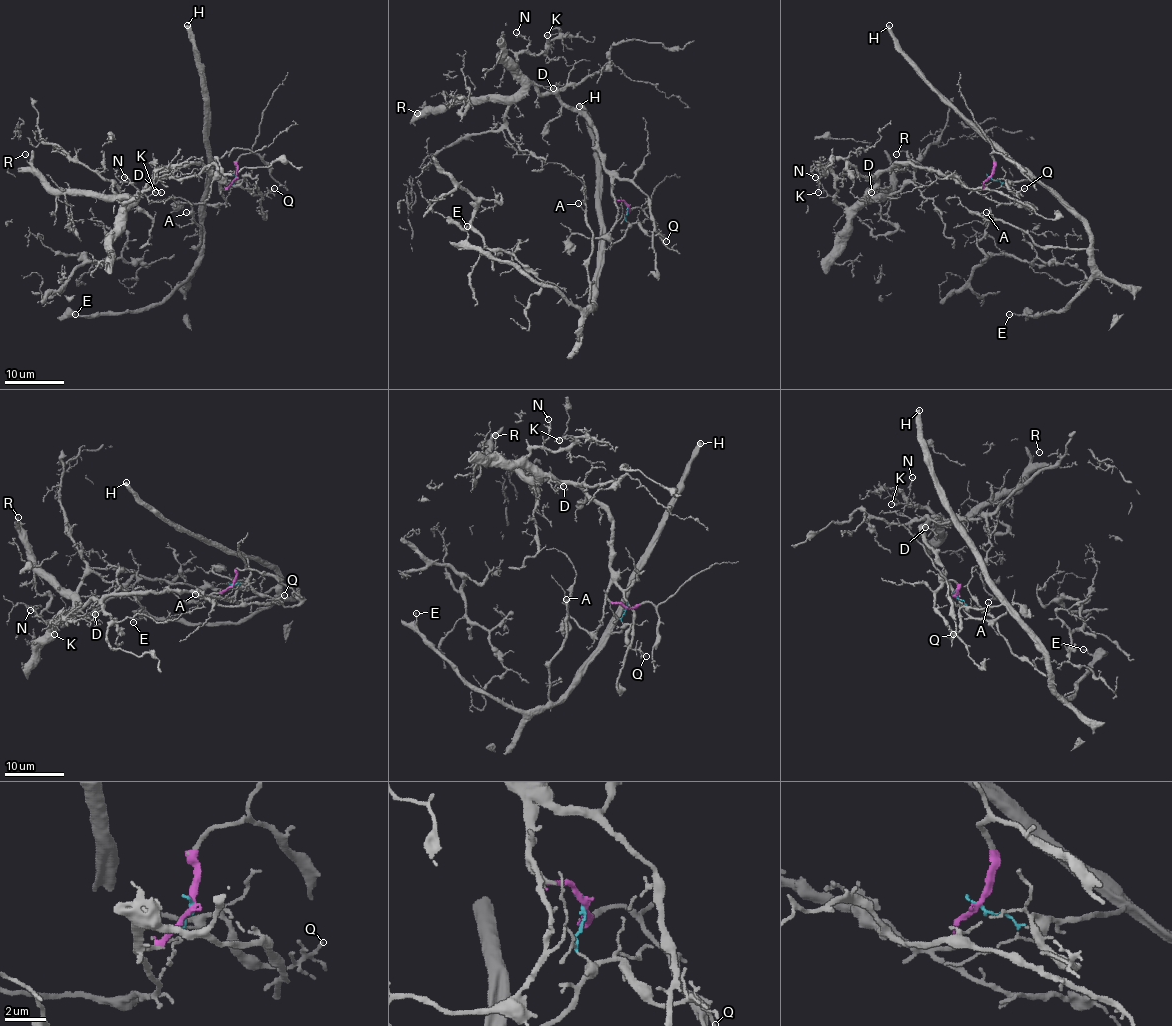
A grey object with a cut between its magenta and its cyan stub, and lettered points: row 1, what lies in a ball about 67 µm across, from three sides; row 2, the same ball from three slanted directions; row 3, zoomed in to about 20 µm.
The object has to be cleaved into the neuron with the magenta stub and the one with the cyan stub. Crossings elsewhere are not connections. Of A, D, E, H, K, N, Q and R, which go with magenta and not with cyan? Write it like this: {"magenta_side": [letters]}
{"magenta_side": ["D", "K", "N", "R"]}

